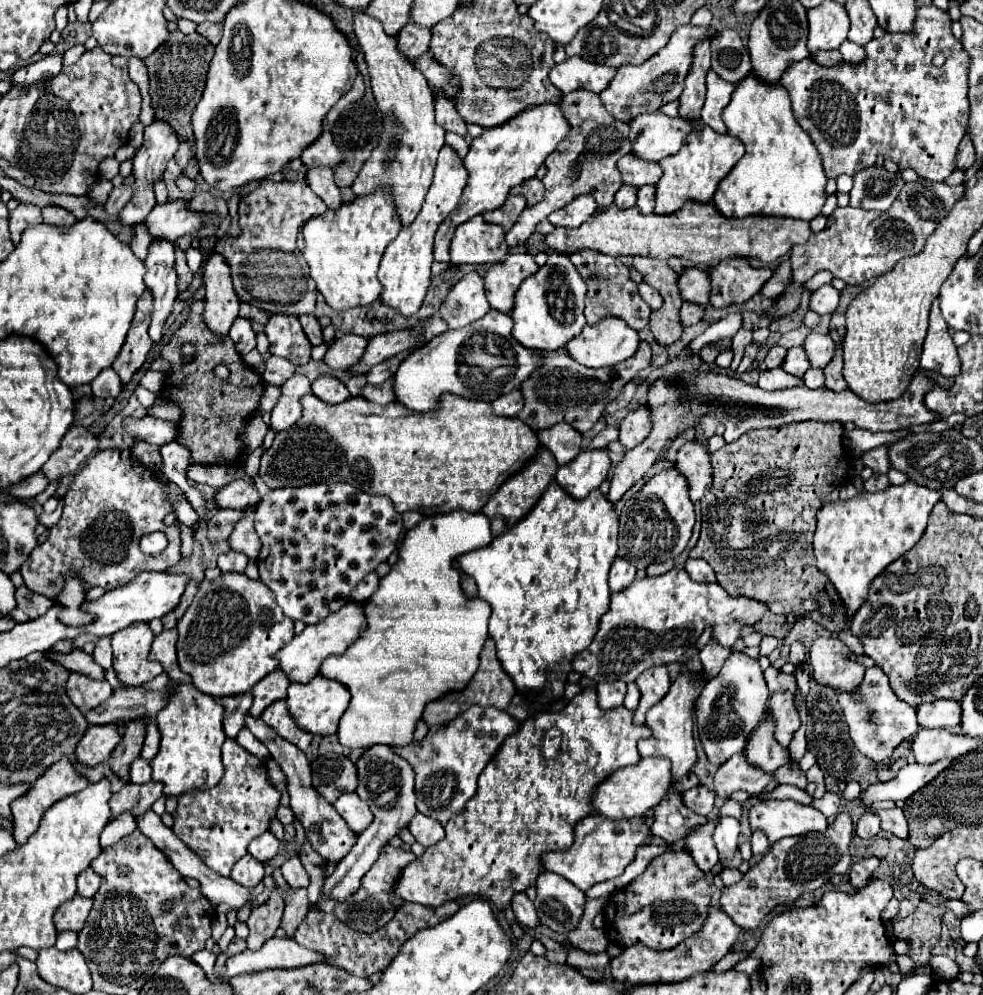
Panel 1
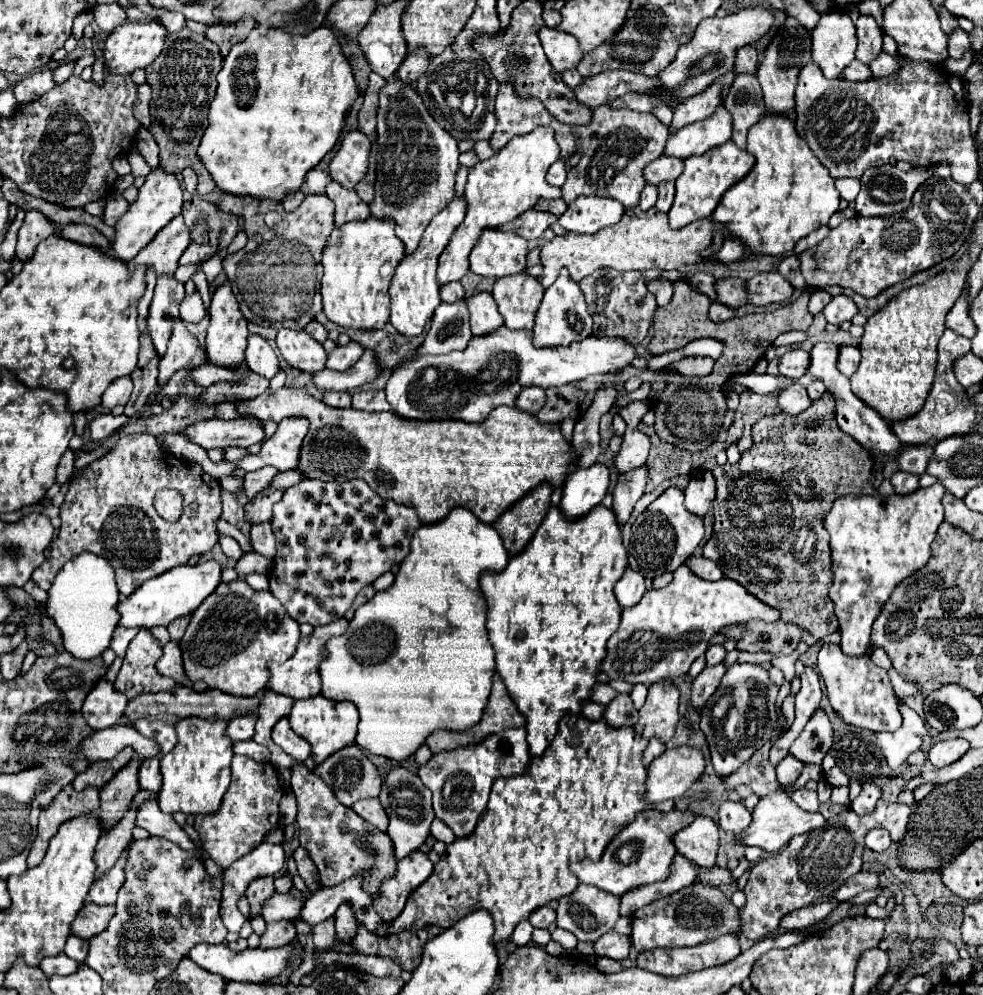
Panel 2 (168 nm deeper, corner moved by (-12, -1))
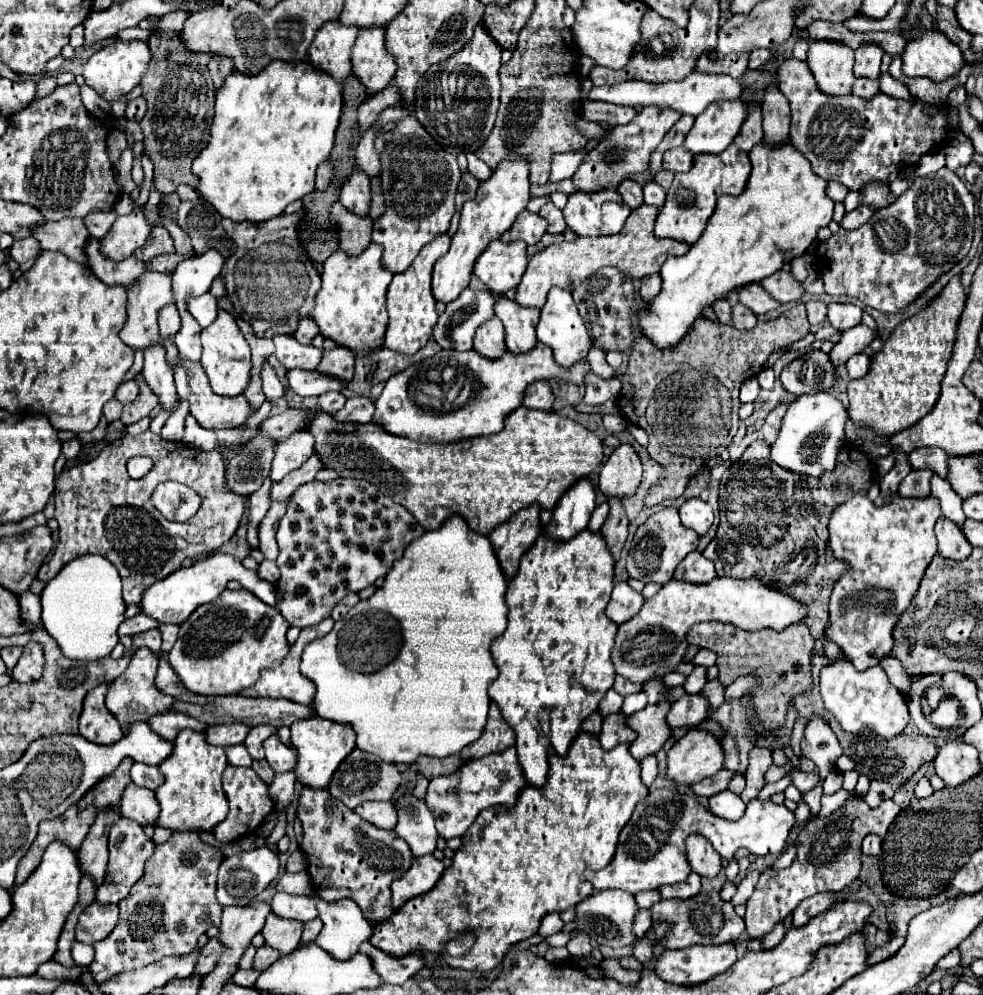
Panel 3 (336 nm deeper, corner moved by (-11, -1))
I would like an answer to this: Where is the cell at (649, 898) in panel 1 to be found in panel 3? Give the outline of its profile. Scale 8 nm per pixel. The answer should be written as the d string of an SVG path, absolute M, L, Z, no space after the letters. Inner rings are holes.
M702 892L692 898L668 898L650 908L652 924L666 922L670 928L664 938L658 940L664 948L688 948L694 944L726 944L736 942L746 930L744 920L734 912L734 906L720 898L718 892Z

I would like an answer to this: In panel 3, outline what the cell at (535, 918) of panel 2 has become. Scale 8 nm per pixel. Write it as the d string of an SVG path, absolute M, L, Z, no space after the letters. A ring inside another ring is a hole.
M550 912L550 916L544 916L544 918L542 918L542 924L540 924L540 928L538 928L538 934L546 938L546 936L550 936L550 934L560 932L562 926L564 926L564 924L562 924L560 916L554 914L554 912Z

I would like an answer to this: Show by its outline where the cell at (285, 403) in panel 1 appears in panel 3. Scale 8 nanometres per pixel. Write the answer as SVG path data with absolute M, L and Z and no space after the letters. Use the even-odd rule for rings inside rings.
M308 430L294 432L294 436L286 436L278 440L274 446L274 460L270 478L272 482L280 482L288 472L300 468L314 454L314 438Z

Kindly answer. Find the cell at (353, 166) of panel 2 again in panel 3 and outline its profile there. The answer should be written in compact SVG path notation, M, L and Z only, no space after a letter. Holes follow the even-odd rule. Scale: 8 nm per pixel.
M358 168L352 170L352 174L340 186L340 202L354 214L368 214L370 180L366 178L366 172L358 172Z

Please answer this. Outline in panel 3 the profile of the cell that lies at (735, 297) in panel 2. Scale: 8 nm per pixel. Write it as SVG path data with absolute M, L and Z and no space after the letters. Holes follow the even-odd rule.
M748 284L748 286L738 288L738 302L744 304L746 308L750 308L754 314L764 314L764 312L780 306L772 296L768 296L762 290L760 284Z

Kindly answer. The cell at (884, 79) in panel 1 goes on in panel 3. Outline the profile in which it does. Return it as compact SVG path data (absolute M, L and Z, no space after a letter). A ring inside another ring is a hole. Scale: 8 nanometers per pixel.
M788 58L778 68L780 90L792 108L790 142L810 162L824 180L836 180L850 190L860 190L866 182L886 180L892 172L916 166L922 156L946 144L948 106L934 106L922 100L898 100L878 92L870 100L858 96L826 96L818 92L816 80L806 62Z

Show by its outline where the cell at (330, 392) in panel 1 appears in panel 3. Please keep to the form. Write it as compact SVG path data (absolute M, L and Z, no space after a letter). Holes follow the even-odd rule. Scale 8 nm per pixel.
M326 392L318 398L318 406L328 412L328 414L336 414L346 402L346 396L342 392Z

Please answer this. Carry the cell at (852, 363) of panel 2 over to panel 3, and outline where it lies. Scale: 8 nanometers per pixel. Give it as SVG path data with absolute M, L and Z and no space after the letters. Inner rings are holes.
M860 352L860 354L854 354L848 362L846 362L846 370L848 370L848 376L850 378L862 378L866 372L868 372L868 366L870 366L870 356Z

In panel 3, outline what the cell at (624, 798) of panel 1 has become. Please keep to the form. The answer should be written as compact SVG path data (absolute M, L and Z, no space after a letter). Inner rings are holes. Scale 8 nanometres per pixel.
M690 730L666 754L666 778L692 786L724 768L724 754L714 734Z

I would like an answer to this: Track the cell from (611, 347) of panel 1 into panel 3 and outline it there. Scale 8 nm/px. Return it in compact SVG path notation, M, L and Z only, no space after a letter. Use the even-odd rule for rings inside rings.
M540 342L530 352L512 354L506 350L498 360L484 360L484 356L478 356L474 350L462 354L440 350L434 356L390 376L376 400L372 422L396 436L412 440L454 442L470 436L488 436L504 426L502 422L512 410L522 406L524 390L534 380L556 378L584 384L588 372L588 358L574 364L574 368L562 368L554 360L552 350Z

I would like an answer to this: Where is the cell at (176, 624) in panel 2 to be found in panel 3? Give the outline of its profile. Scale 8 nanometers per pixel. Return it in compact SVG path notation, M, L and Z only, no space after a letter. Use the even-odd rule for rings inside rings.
M162 624L160 632L162 632L162 654L168 654L176 642L178 624Z

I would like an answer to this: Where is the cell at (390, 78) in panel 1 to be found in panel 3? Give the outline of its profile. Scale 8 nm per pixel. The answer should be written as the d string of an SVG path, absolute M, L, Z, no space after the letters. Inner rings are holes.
M416 116L396 120L390 134L392 140L386 142L380 152L380 180L386 212L374 220L372 242L378 242L384 248L382 264L396 274L412 264L424 244L448 230L454 214L454 194L462 172L458 170L456 156L432 140Z

